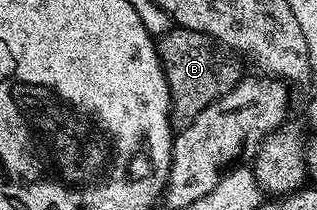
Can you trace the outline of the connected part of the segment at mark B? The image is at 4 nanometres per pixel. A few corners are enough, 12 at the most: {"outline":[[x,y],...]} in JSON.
{"outline":[[173,28],[156,51],[173,131],[242,77],[203,34]]}

